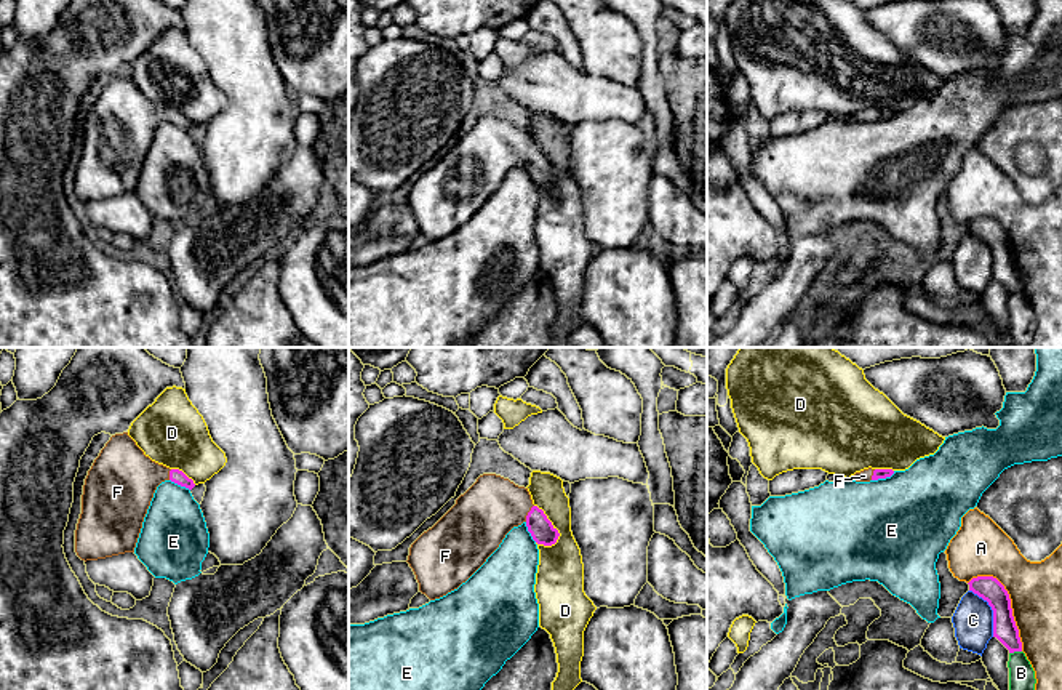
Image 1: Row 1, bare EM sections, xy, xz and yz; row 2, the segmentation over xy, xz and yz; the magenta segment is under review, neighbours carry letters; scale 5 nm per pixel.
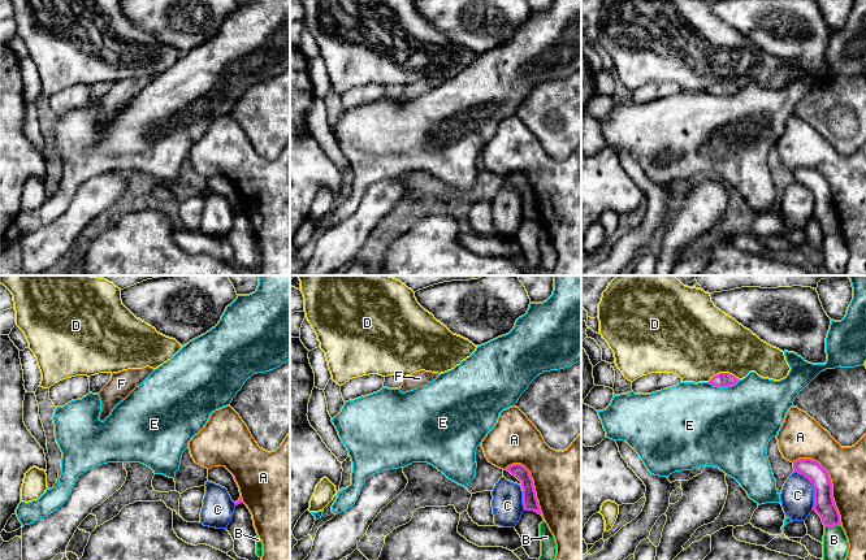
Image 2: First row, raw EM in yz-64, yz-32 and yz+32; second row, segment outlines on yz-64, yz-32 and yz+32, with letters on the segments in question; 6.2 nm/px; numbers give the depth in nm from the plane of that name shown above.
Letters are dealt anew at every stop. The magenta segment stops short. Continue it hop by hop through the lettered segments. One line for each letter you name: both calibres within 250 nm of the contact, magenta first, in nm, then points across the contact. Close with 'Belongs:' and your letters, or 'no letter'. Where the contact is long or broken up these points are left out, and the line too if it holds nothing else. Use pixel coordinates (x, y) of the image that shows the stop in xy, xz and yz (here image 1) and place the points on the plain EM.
F: calibres 120 and 300 nm; way xz (541, 170), (528, 154), (491, 154), (480, 160)
Belongs: F

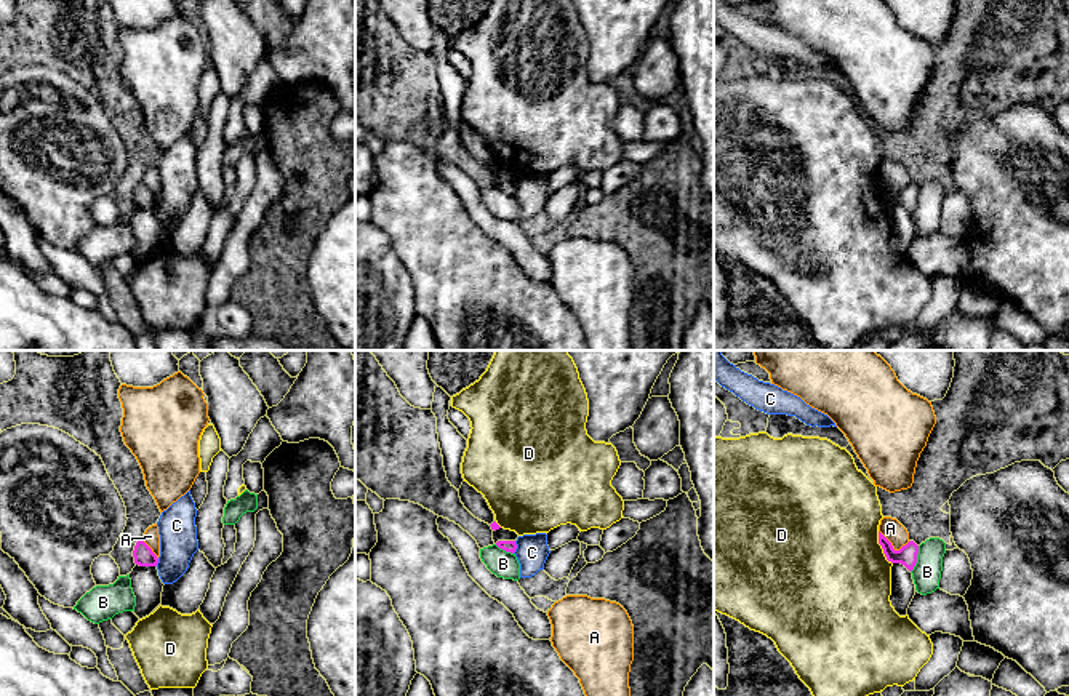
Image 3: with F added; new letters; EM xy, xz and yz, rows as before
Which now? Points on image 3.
Belongs: no letter

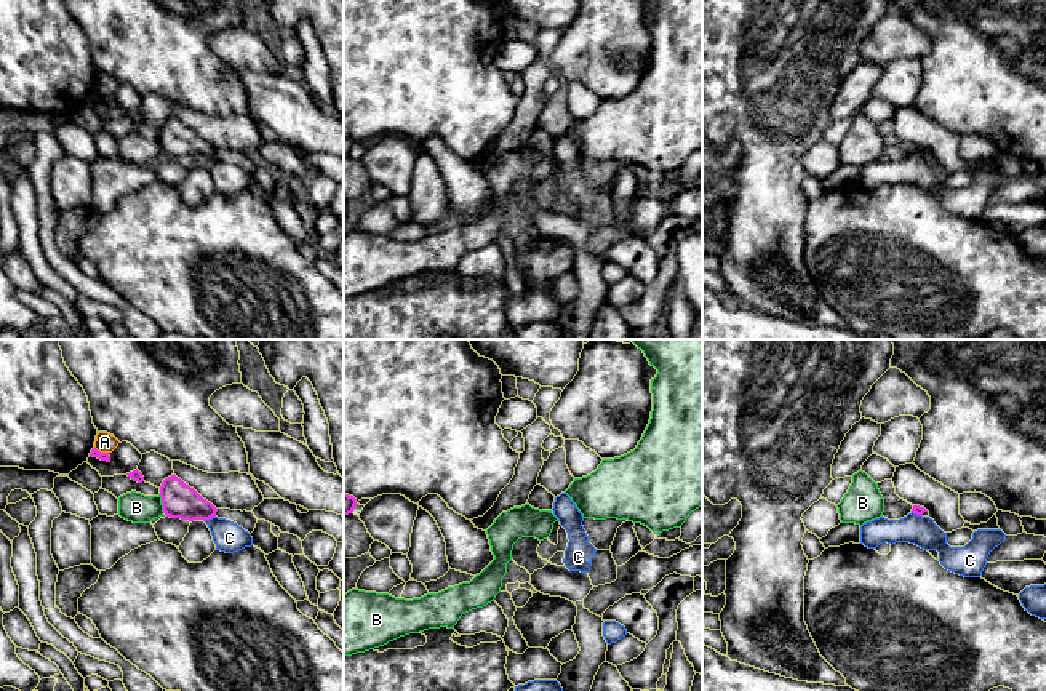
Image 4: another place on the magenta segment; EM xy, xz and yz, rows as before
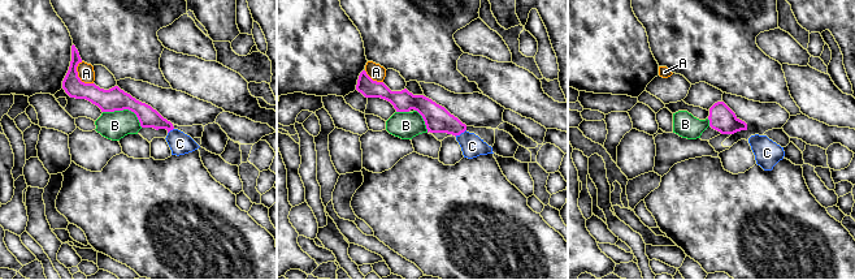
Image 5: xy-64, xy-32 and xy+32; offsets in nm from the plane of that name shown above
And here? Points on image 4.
C: calibres 180 and 150 nm; way xy (179, 143), (202, 151), (210, 159), (229, 179)
Belongs: C

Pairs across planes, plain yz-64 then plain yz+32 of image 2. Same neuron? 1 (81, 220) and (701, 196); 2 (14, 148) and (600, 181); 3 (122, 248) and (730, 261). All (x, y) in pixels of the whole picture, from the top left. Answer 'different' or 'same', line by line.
1: different
2: same
3: same

